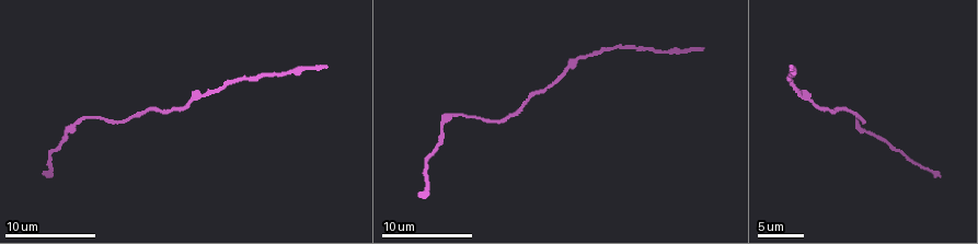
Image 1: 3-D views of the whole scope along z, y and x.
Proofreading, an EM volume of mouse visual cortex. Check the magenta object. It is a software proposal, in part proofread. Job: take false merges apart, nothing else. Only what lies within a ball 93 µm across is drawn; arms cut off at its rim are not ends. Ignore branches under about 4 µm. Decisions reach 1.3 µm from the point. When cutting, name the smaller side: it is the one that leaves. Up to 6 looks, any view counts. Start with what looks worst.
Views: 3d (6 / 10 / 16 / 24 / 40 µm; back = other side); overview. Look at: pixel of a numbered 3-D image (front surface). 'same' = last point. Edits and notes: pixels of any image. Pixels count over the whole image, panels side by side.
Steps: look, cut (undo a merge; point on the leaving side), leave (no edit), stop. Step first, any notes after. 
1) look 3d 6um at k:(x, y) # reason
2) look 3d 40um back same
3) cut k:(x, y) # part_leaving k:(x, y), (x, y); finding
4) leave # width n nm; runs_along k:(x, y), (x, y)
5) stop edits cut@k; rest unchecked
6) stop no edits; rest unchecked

look 3d 10um at 1:(530, 97)

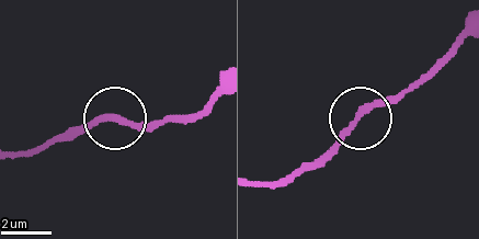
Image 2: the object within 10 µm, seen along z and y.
leave # width 230 nm; one neuron here

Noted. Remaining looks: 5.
look 3d 10um at 1:(801, 94) # calibre changes

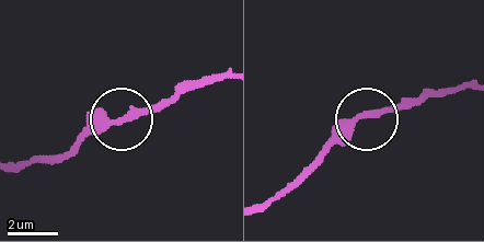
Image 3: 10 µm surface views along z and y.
leave # runs_along 3:(22, 163), (60, 161), (91, 134), (177, 101); all the same neuron

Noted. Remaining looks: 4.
look 3d 6um at 1:(858, 120) # calibre changes

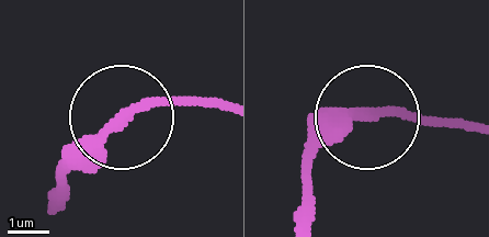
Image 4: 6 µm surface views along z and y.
leave # width 210 nm; continuous, no second neuron

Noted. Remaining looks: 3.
stop no edits; rest unchecked

